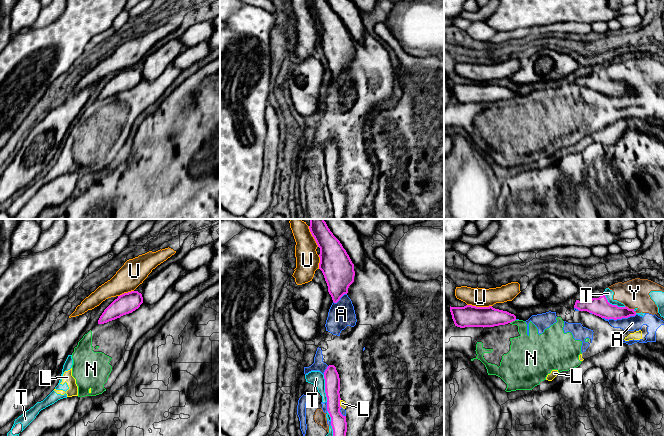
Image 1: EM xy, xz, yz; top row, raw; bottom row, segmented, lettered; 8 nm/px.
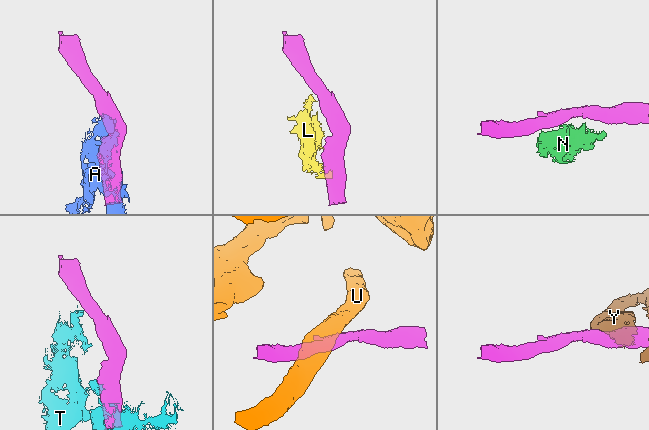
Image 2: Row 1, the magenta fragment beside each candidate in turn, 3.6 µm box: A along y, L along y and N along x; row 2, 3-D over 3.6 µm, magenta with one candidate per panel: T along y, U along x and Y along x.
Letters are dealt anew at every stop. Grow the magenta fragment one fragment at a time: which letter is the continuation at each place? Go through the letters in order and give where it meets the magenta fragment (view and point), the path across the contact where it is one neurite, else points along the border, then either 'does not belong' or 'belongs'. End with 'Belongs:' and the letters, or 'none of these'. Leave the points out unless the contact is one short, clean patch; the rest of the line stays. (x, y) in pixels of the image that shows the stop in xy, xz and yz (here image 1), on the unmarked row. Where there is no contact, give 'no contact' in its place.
A: contact yz (619, 94); does not belong
L: contact xz (339, 179); border xz (340, 175), (341, 182); does not belong
N: contact yz (512, 97); border yz (515, 95), (510, 99); does not belong
T: contact xz (325, 164); does not belong
U: contact yz (479, 83); does not belong
Y: contact yz (628, 84); does not belong
Belongs: none of these

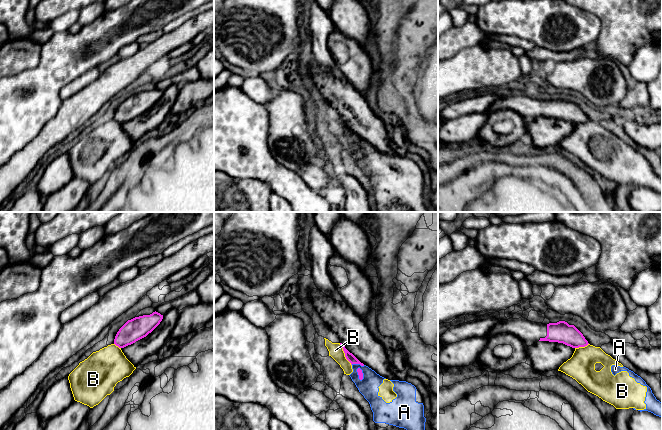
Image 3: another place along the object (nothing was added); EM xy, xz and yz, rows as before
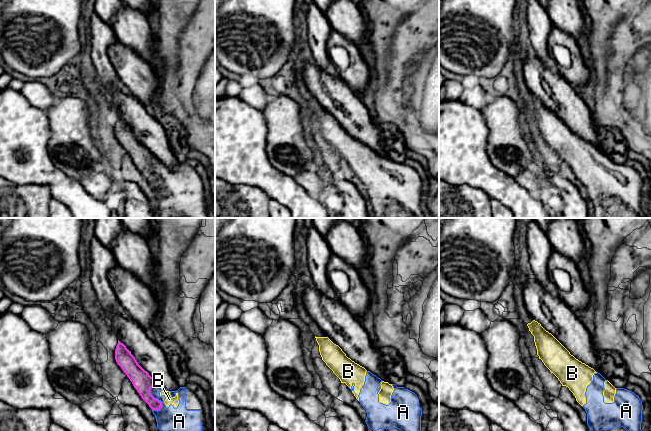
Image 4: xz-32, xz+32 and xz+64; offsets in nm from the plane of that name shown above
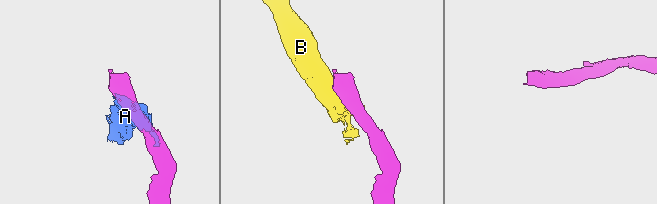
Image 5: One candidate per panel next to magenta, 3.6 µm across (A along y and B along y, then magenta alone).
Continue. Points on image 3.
A: contact xz (358, 139); does not belong
B: contact xz (345, 130); does not belong
Belongs: none of these

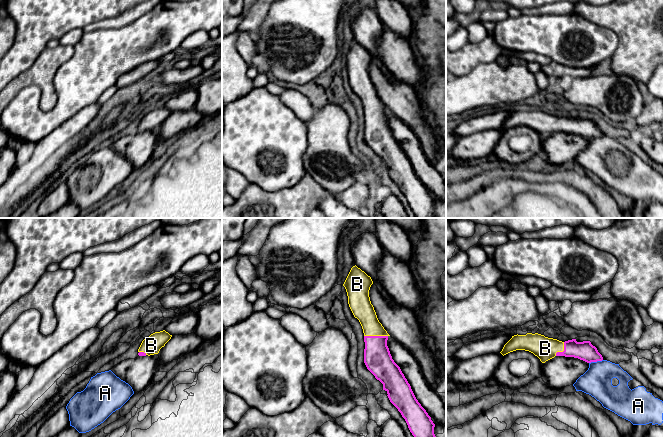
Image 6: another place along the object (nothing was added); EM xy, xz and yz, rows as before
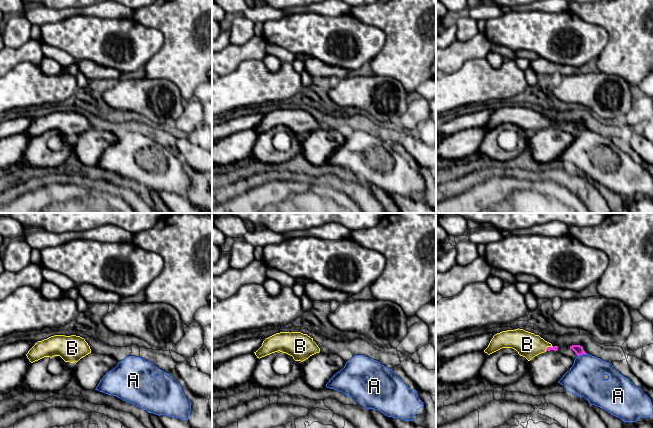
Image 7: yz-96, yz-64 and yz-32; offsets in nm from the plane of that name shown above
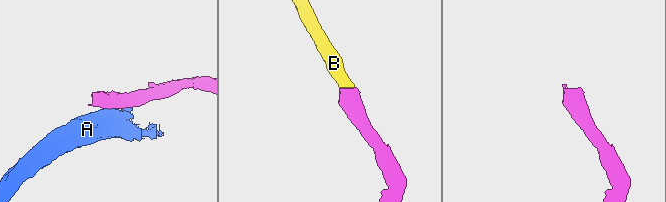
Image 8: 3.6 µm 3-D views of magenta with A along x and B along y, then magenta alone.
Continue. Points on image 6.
A: contact yz (595, 137); does not belong
B: contact xz (376, 112); belongs
Belongs: B

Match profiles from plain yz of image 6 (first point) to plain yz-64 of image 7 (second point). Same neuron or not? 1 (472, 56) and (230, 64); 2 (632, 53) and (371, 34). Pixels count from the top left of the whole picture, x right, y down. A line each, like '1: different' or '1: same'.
1: same
2: different

